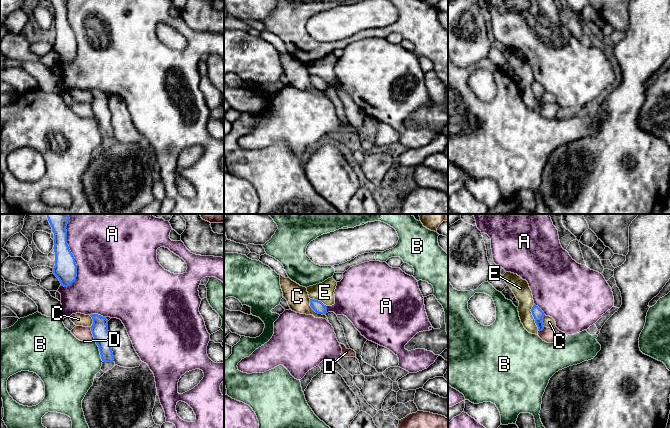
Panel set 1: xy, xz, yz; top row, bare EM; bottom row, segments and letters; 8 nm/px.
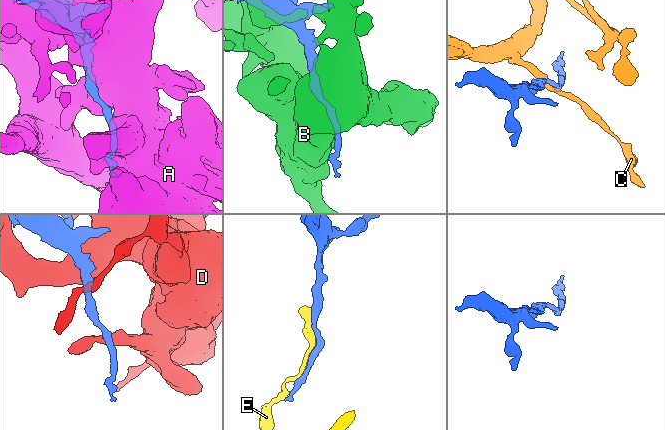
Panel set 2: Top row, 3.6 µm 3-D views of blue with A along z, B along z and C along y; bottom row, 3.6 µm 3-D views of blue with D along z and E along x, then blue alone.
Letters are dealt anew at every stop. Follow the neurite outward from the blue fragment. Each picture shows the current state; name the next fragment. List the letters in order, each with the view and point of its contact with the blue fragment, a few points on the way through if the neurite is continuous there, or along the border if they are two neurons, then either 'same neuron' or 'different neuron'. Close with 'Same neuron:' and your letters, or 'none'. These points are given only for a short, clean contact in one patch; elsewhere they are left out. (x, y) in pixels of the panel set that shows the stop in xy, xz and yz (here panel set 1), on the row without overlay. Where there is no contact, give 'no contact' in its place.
A: xy (73, 33) | different neuron
B: xy (99, 126) | different neuron
C: xz (312, 84) | along xz (309, 75), (309, 81), (321, 90) | different neuron
D: xy (92, 109) | along xy (89, 103), (94, 116) | different neuron
E: yz (533, 92) | different neuron
Same neuron: none

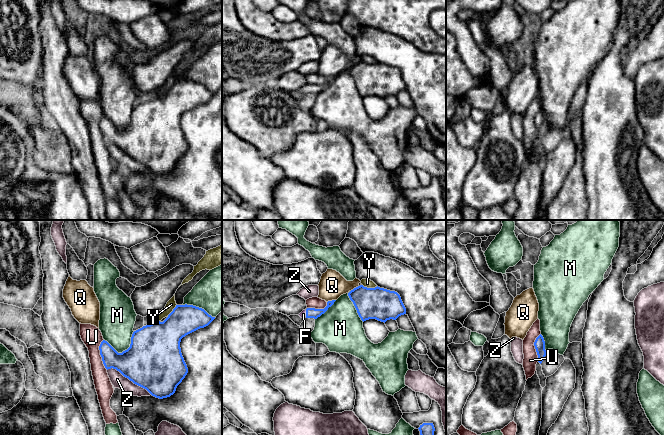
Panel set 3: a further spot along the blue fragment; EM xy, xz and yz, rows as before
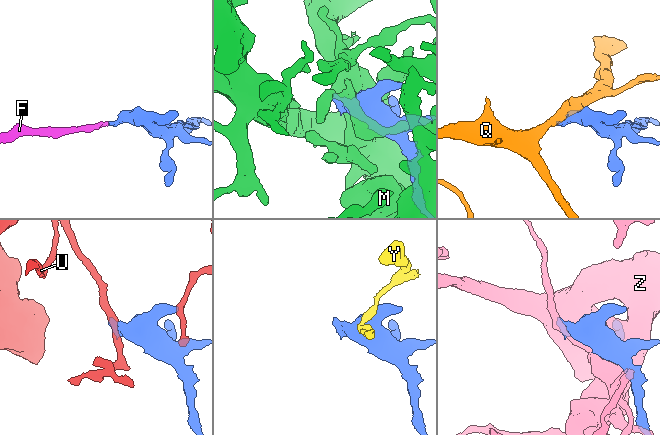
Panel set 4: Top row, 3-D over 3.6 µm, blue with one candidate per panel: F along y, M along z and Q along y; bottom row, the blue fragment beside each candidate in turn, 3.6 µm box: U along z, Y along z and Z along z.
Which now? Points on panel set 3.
F: xz (306, 89) | across xz (314, 89), (306, 89), (303, 90) | same neuron
M: xy (125, 126) | different neuron
Q: xz (354, 64) | along xz (358, 61), (350, 67) | different neuron
U: xy (100, 130) | different neuron
Y: xz (370, 64) | different neuron
Z: xy (129, 155) | different neuron
Same neuron: F

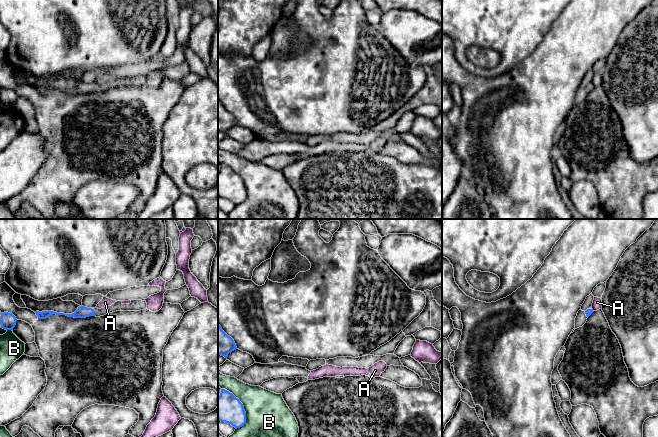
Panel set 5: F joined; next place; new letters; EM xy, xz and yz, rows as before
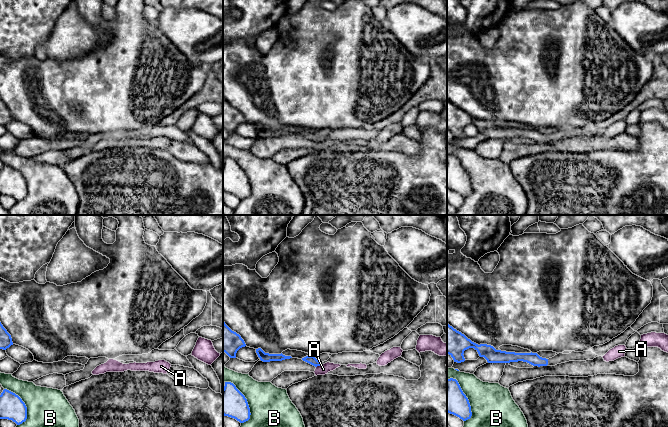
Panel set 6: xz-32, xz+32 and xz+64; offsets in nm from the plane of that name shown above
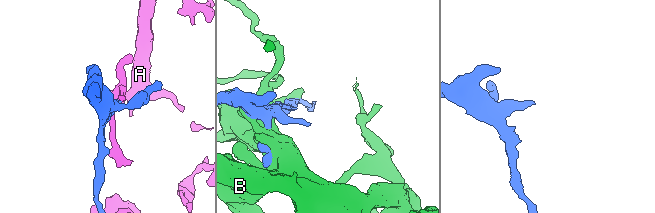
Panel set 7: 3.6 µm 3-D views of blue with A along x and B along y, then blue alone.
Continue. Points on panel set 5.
A: yz (592, 86) | along yz (592, 84), (593, 87) | different neuron
B: xz (242, 181) | different neuron
Same neuron: none

